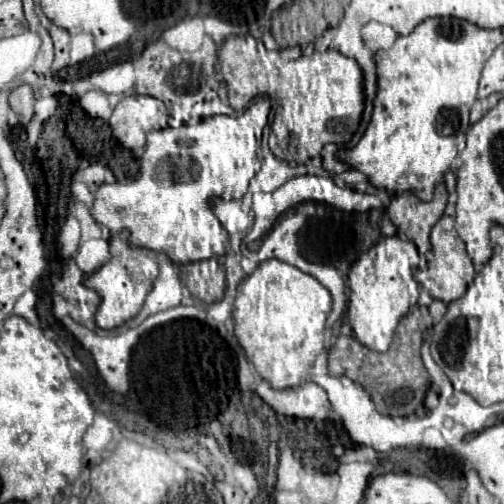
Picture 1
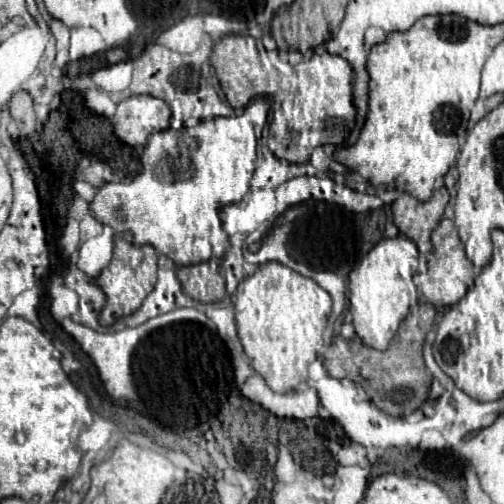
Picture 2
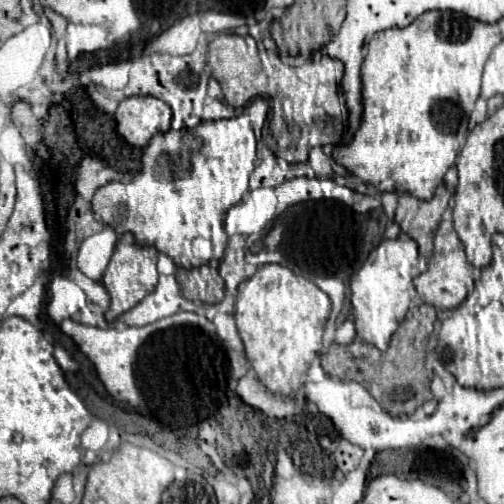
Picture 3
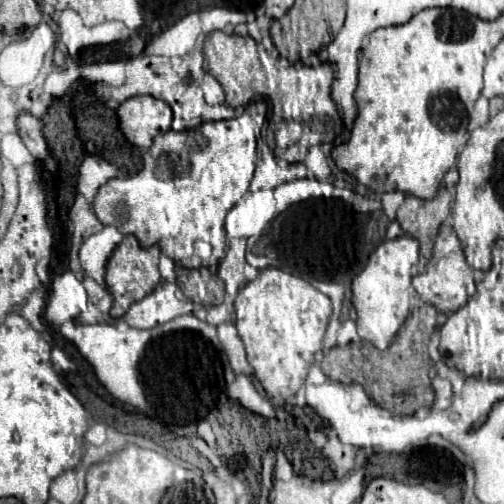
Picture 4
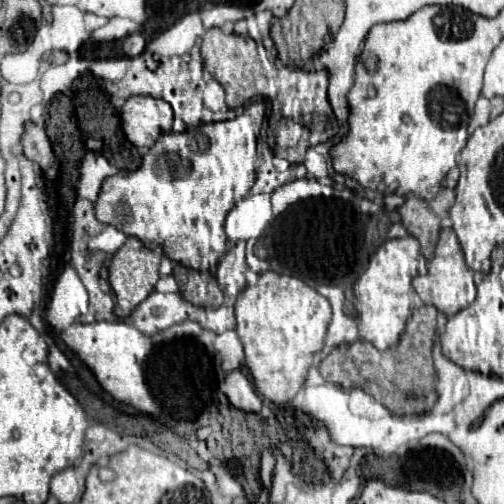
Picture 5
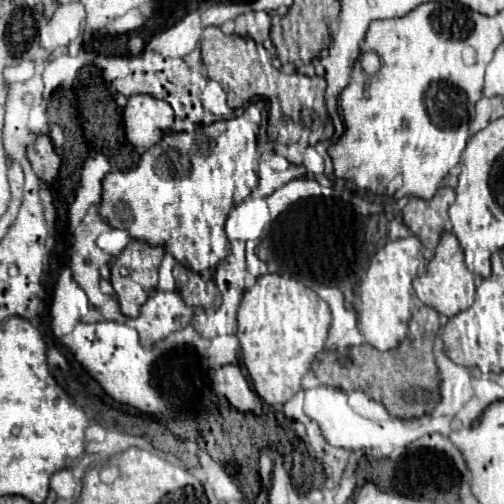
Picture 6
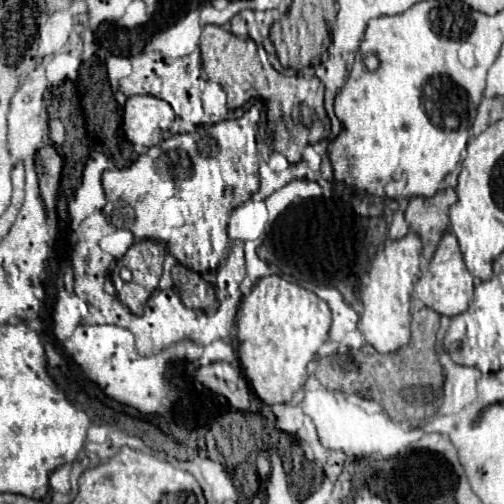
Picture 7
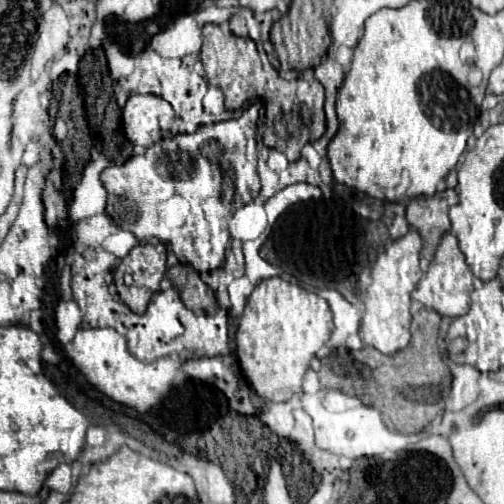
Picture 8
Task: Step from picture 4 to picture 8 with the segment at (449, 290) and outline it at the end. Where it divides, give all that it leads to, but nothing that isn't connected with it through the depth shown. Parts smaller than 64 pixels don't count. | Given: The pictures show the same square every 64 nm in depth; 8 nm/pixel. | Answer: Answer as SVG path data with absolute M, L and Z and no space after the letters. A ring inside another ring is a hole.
M446 232L440 240L440 246L436 250L434 260L430 262L428 272L424 274L424 278L418 282L416 290L412 292L412 298L422 302L426 308L436 310L442 316L456 318L456 316L462 316L464 312L468 312L468 308L470 308L470 294L474 290L472 280L474 280L474 276L472 276L472 272L464 260L464 254L458 248L456 236Z

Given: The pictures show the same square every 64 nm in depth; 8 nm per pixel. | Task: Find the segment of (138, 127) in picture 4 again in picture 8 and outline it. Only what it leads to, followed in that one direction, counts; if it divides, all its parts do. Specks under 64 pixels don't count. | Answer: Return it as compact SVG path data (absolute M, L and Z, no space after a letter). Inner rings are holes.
M152 94L130 96L124 110L122 110L122 126L124 126L126 138L132 144L138 144L138 146L133 145L134 154L141 155L148 146L152 146L154 144L152 130L158 128L162 132L160 122L162 120L172 120L172 118L174 118L174 110L166 100L162 100L158 96L152 96ZM140 126L142 126L142 136L148 138L146 140L148 146L140 147Z

